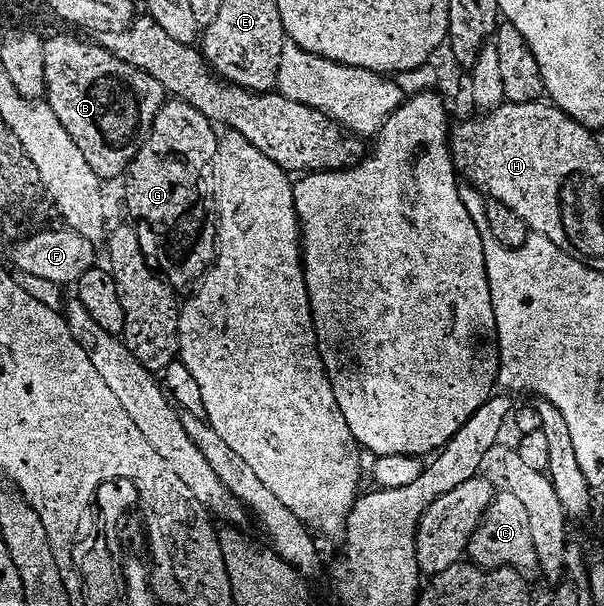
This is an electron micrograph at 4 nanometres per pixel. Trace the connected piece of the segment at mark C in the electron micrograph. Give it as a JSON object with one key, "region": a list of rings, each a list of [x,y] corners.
{"region":[[[510,490],[494,495],[489,508],[481,516],[479,523],[467,541],[466,557],[480,568],[508,566],[517,571],[524,579],[531,580],[539,570],[537,552],[533,548],[533,539],[529,537],[529,516],[521,500]]]}

